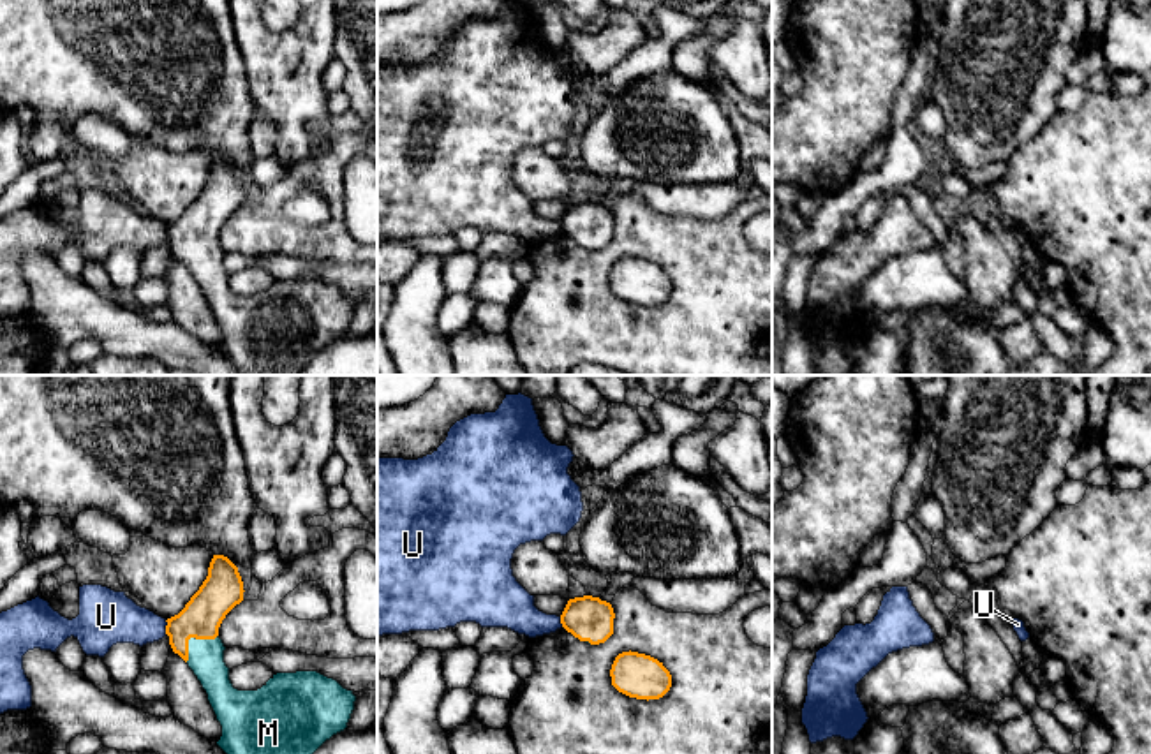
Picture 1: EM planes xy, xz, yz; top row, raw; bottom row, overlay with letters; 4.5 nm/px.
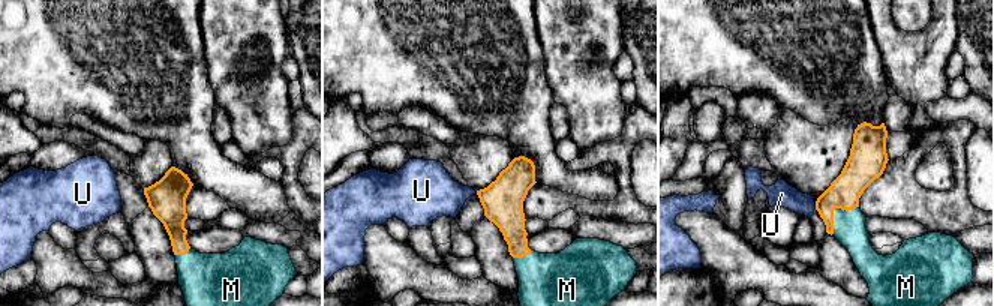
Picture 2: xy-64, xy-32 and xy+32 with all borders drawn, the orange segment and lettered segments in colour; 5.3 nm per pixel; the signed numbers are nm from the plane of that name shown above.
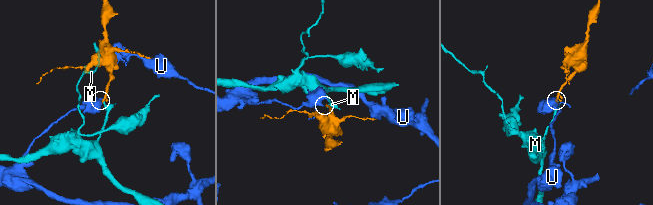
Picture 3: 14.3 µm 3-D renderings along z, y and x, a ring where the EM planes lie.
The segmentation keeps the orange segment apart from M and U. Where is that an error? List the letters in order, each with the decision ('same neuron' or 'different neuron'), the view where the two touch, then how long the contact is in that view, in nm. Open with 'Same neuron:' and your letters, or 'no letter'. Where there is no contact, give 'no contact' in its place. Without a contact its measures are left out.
Same neuron: M
M: same neuron | xy | 200 nm
U: different neuron | xy | 60 nm

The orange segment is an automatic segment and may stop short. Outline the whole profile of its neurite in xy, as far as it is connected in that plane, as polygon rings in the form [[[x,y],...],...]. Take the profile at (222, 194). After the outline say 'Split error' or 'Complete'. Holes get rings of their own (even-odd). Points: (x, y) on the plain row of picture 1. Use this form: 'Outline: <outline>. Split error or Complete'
Outline: [[[213,160],[208,181],[185,213],[167,224],[166,240],[175,259],[194,277],[222,331],[217,351],[240,375],[300,375],[301,370],[333,340],[344,336],[356,301],[337,285],[317,277],[277,278],[257,296],[238,296],[224,268],[219,233],[226,220],[243,206],[238,173],[224,160]]]. Split error

